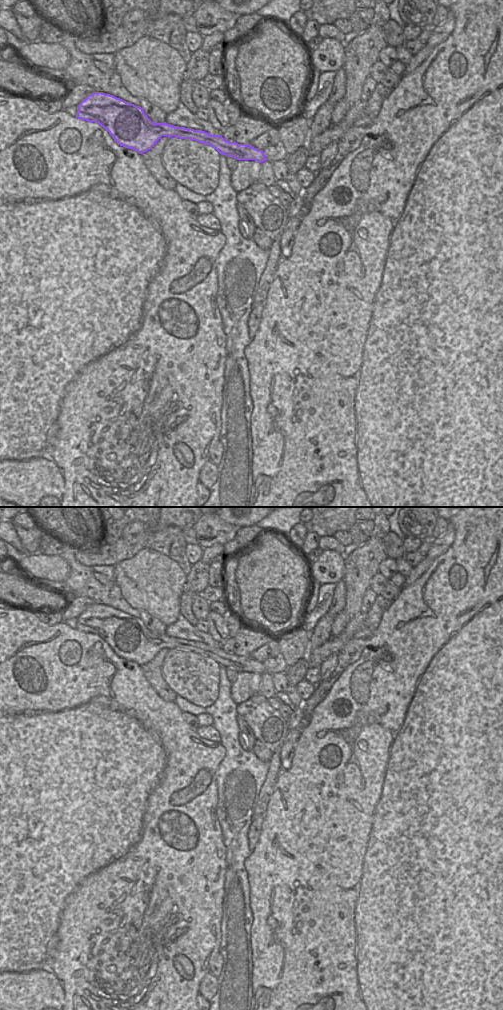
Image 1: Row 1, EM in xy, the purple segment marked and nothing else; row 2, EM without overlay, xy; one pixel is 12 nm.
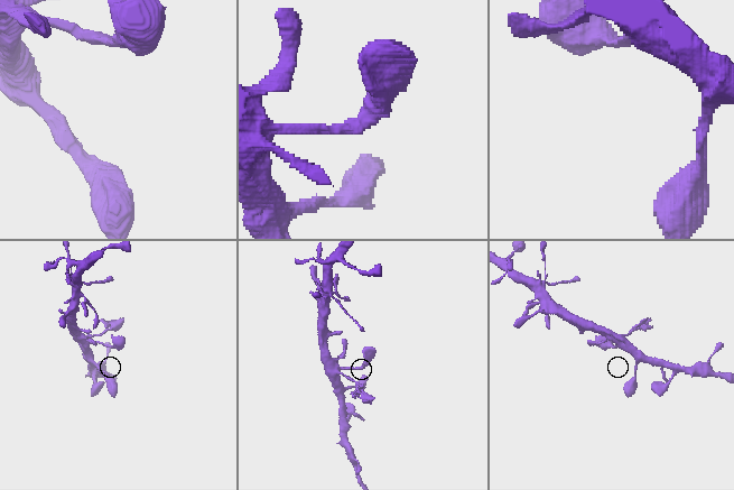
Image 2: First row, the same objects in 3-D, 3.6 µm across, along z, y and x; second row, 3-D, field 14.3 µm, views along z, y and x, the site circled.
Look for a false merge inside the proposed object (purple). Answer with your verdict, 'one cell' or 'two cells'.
one cell

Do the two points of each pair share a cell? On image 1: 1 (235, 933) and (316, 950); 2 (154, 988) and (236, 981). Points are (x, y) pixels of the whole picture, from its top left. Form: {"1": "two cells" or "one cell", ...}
{"1": "two cells", "2": "two cells"}

